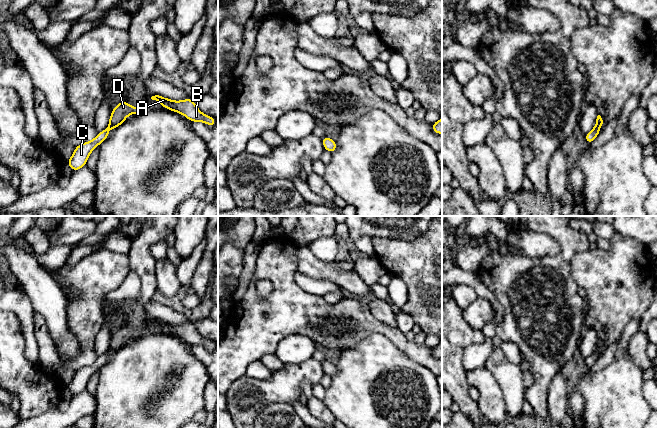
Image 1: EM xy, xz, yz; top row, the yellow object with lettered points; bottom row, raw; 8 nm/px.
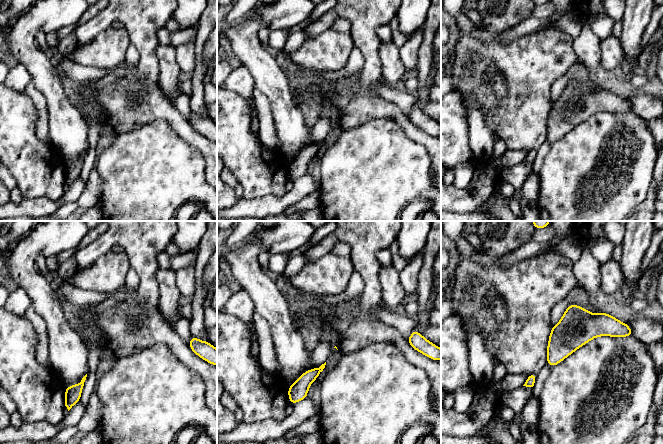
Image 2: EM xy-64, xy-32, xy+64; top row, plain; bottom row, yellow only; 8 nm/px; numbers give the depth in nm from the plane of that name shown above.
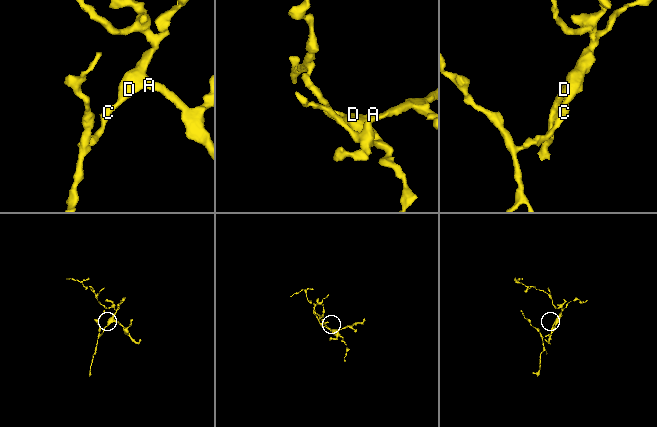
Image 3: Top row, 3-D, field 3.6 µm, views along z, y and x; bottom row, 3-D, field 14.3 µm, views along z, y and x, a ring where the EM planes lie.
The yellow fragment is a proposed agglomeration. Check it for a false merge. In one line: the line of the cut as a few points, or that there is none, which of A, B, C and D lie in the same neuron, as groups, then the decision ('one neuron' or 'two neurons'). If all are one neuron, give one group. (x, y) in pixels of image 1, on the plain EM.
no cut | A B C D | one neuron

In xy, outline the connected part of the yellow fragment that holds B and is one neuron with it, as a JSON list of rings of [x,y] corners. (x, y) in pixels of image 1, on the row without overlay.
[[[155,319],[151,321],[152,324],[159,326],[164,332],[183,338],[188,344],[192,346],[205,346],[210,351],[216,349],[214,341],[203,338],[196,330],[192,322],[181,325],[173,325],[168,322]]]

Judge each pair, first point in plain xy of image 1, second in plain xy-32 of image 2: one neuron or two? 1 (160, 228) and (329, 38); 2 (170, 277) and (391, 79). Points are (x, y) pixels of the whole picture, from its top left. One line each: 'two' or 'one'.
1: two
2: one

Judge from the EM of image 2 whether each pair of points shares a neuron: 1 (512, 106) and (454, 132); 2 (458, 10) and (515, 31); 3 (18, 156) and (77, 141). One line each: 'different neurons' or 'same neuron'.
1: different neurons
2: same neuron
3: different neurons

